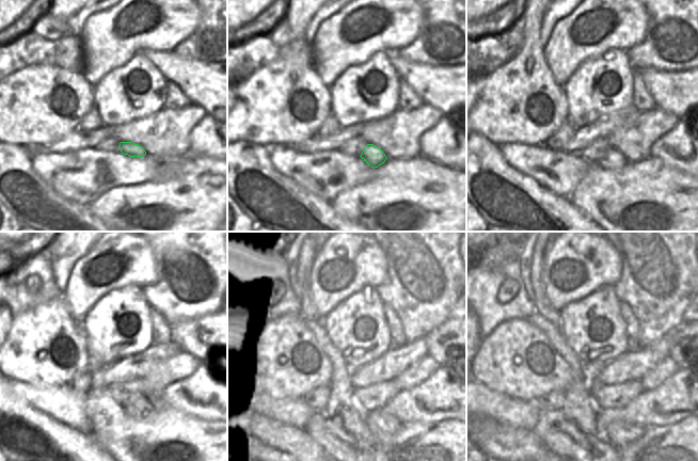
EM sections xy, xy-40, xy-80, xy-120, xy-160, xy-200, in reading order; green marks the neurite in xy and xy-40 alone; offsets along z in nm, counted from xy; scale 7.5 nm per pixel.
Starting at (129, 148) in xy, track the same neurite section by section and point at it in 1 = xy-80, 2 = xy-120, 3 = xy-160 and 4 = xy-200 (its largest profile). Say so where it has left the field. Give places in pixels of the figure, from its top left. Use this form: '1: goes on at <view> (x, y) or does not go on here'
1: goes on at xy-80 (613, 160)
2: goes on at xy-120 (138, 406)
3: goes on at xy-160 (381, 427)
4: goes on at xy-200 (618, 434)

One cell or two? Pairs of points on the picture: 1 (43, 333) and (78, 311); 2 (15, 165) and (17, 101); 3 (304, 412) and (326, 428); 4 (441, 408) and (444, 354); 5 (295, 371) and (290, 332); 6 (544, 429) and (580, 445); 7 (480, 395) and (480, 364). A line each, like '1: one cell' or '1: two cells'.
1: two cells
2: two cells
3: two cells
4: two cells
5: one cell
6: one cell
7: two cells

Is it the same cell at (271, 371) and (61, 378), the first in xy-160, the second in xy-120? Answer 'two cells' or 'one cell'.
one cell

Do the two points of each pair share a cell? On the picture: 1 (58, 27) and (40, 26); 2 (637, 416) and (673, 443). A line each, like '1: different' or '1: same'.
1: same
2: different

